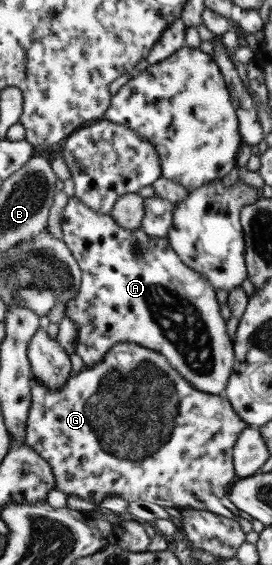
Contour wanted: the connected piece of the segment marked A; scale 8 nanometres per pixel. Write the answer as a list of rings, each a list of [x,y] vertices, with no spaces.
[[[75,195],[70,198],[67,207],[65,207],[61,229],[63,229],[63,240],[67,248],[73,252],[74,258],[77,259],[84,272],[79,295],[71,301],[70,305],[65,306],[65,313],[74,321],[74,324],[79,330],[76,341],[76,353],[82,358],[85,367],[99,364],[111,349],[118,347],[122,342],[129,342],[130,344],[142,345],[147,349],[157,350],[157,353],[162,353],[183,378],[187,379],[202,392],[225,395],[225,391],[227,391],[229,385],[229,379],[231,379],[235,371],[236,348],[234,339],[231,339],[231,335],[227,333],[227,320],[223,319],[223,315],[221,315],[221,305],[217,303],[217,293],[215,293],[217,289],[210,284],[208,278],[193,269],[192,266],[187,265],[180,258],[180,254],[173,250],[172,243],[169,242],[168,238],[153,238],[152,236],[146,235],[142,228],[137,230],[124,229],[120,222],[111,214],[104,214],[95,209],[91,209]]]

